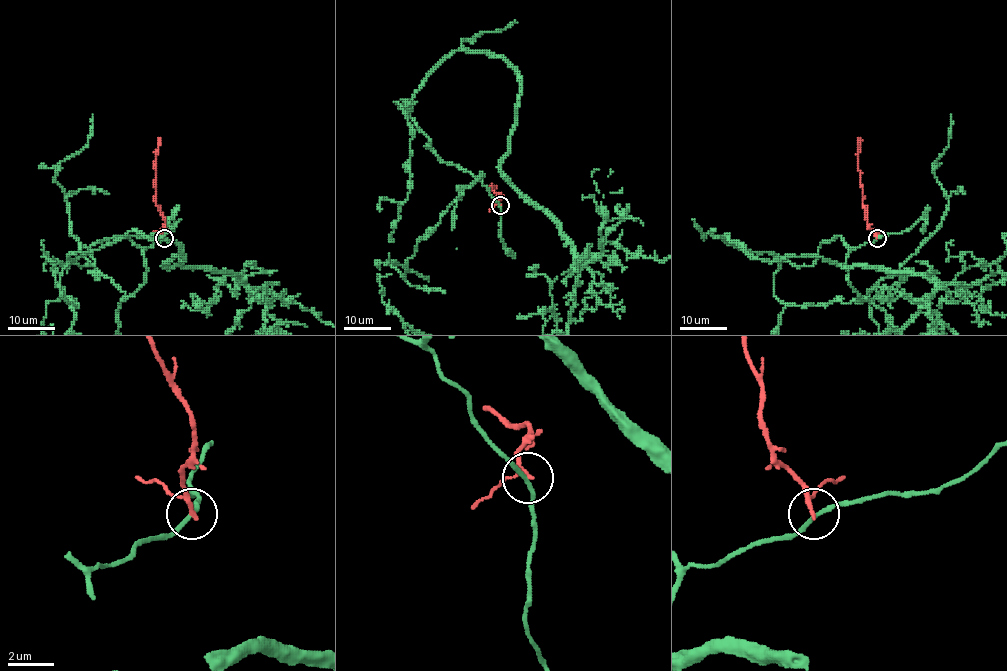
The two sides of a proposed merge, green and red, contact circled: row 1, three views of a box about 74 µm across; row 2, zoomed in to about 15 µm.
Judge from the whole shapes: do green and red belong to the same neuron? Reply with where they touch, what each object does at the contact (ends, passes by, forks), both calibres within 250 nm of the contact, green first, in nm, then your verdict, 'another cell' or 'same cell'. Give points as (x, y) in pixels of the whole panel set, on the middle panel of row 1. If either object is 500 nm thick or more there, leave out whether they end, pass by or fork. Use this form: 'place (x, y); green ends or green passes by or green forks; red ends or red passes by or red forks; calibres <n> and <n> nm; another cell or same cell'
place (500, 205); green passes by; red passes by; calibres 170 and 160 nm; another cell

